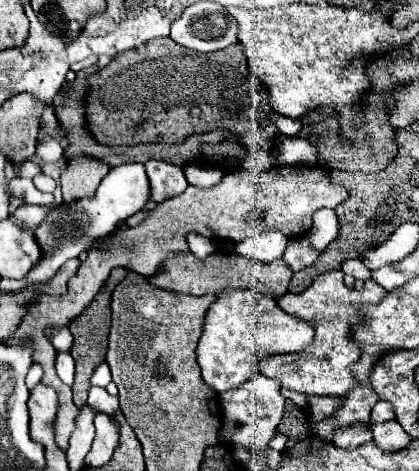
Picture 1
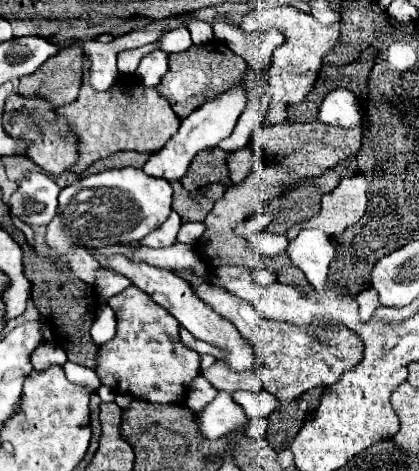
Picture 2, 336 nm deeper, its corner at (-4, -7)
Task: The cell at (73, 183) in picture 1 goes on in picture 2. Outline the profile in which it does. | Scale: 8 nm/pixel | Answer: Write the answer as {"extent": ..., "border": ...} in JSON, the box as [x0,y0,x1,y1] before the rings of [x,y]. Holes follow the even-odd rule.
{"extent":[56,59,180,172],"border":[[[84,59],[84,74],[78,98],[66,106],[60,106],[56,114],[66,120],[68,132],[74,136],[78,146],[78,160],[70,168],[72,172],[82,172],[92,162],[112,156],[120,150],[138,150],[138,152],[156,152],[160,150],[180,128],[180,118],[172,112],[168,100],[156,92],[156,88],[148,88],[140,84],[136,78],[118,80],[108,92],[96,92],[89,84],[88,60]],[[124,84],[132,88],[132,96],[124,92]]]}

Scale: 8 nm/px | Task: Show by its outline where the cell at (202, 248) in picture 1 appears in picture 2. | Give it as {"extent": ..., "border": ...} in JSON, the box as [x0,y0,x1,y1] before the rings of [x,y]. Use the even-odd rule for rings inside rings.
{"extent":[178,222,204,244],"border":[[[184,222],[180,232],[178,232],[178,242],[186,242],[186,244],[194,244],[204,232],[204,224],[202,222]]]}

